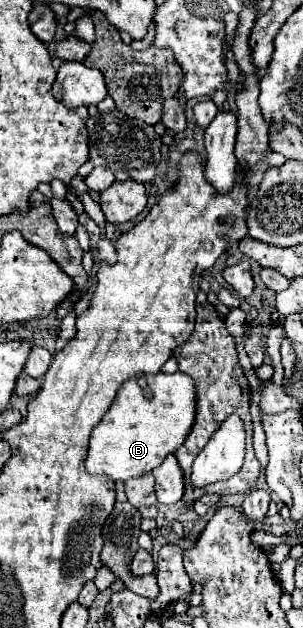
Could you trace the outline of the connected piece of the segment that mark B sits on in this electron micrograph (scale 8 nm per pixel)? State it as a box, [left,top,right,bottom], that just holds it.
[85,374,195,482]

